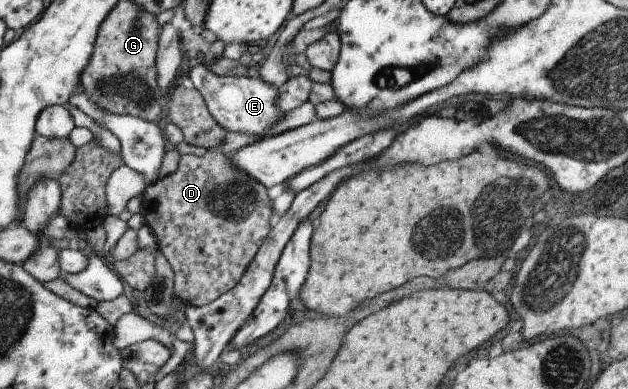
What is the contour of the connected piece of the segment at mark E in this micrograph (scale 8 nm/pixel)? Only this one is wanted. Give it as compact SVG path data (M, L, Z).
M203 63L193 66L188 73L188 77L193 84L193 88L201 94L207 111L227 132L248 133L262 137L284 114L276 105L277 88L261 81L259 77L219 76Z

